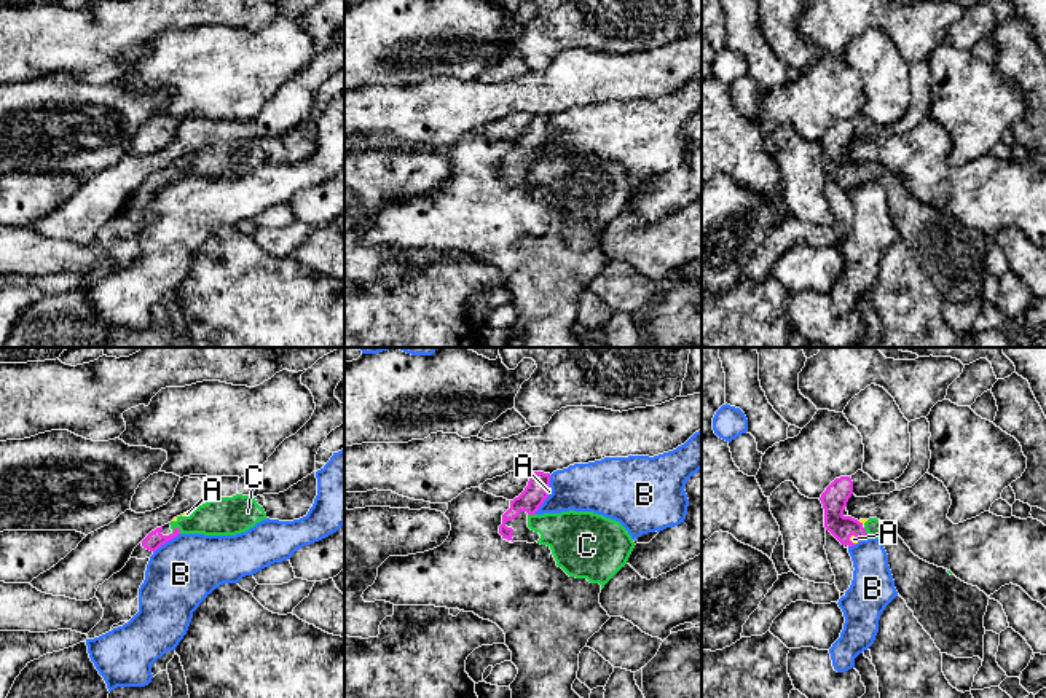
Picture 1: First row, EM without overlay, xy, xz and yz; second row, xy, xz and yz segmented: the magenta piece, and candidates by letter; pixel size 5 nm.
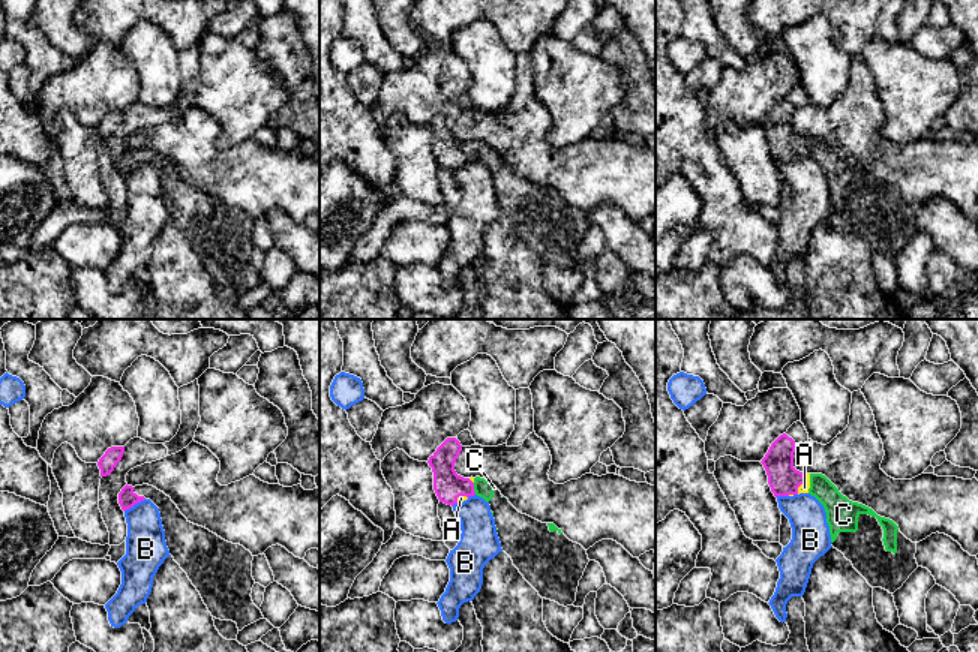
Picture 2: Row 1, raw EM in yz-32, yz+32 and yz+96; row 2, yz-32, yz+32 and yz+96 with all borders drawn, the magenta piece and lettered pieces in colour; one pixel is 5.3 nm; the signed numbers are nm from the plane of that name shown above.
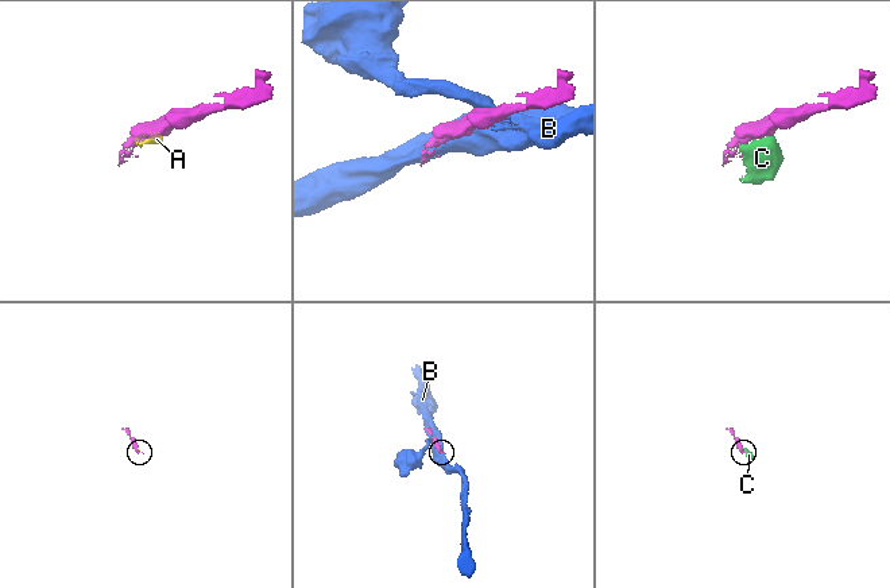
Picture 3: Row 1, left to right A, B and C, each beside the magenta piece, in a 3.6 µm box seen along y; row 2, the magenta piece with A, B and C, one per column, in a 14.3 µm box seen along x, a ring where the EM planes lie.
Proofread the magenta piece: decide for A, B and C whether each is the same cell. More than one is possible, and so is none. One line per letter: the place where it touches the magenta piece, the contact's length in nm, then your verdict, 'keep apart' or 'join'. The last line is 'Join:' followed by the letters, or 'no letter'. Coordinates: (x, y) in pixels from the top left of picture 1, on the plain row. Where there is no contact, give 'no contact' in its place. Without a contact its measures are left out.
A: yz (853, 177) | 60 nm | join
B: xy (166, 184) | 170 nm | keep apart
C: xy (174, 174) | 50 nm | join
Join: A, C

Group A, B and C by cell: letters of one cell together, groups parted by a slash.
A C / B

